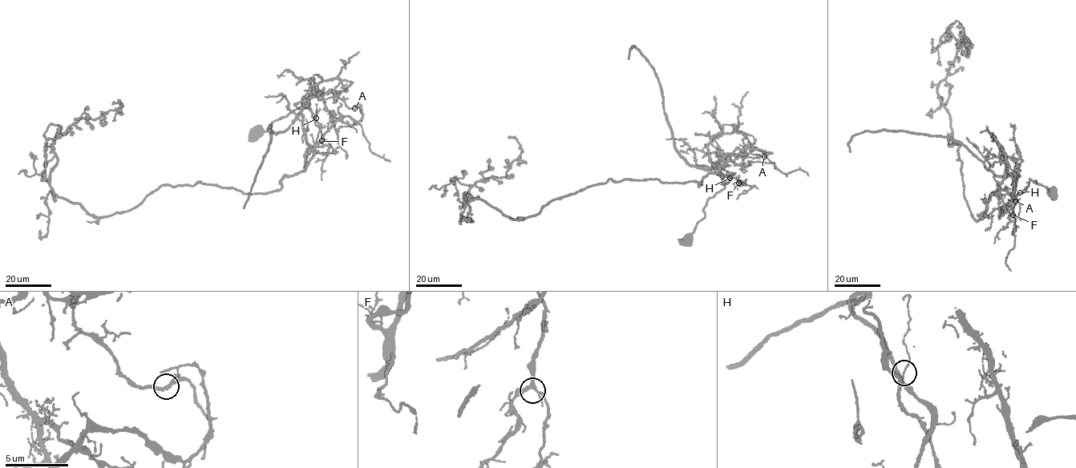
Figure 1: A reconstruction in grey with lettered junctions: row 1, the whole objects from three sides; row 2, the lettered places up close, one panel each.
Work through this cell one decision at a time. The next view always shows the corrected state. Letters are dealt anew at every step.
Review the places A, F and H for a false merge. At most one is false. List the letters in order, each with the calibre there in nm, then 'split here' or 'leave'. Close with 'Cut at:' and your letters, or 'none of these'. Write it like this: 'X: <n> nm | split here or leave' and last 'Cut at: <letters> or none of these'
A: 200 nm | split here
F: 260 nm | leave
H: 220 nm | leave
Cut at: A

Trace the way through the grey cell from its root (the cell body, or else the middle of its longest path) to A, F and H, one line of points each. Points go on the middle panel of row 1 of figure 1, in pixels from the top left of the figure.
A: (689, 240), (705, 216), (708, 199), (734, 173), (720, 174), (726, 154), (752, 146), (771, 152), (764, 156)
F: (689, 240), (734, 173), (719, 169), (738, 147), (742, 163), (724, 158), (716, 167), (738, 183)
H: (689, 240), (696, 225), (705, 216), (703, 210), (708, 199), (723, 189), (721, 183), (730, 178)

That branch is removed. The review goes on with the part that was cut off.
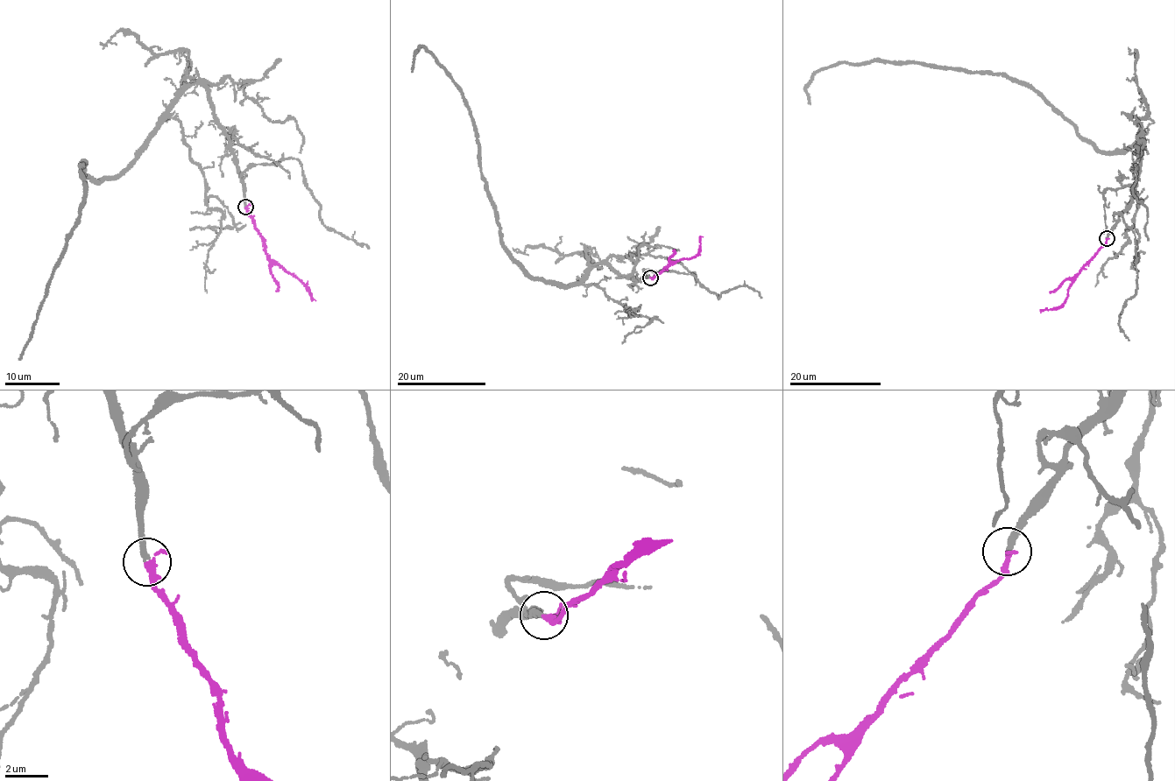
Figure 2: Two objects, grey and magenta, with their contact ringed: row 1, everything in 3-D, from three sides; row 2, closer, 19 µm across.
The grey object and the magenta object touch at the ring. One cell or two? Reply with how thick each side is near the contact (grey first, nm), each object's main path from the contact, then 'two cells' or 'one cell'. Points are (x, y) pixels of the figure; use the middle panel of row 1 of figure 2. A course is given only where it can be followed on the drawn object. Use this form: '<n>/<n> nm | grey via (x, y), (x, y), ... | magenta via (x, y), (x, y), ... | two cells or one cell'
200/240 nm | grey via (649, 277), (605, 263), (567, 286), (527, 273), (501, 242), (460, 87), (427, 48), (418, 46), (412, 72) | magenta via (651, 277), (666, 266), (698, 253), (703, 236) | one cell

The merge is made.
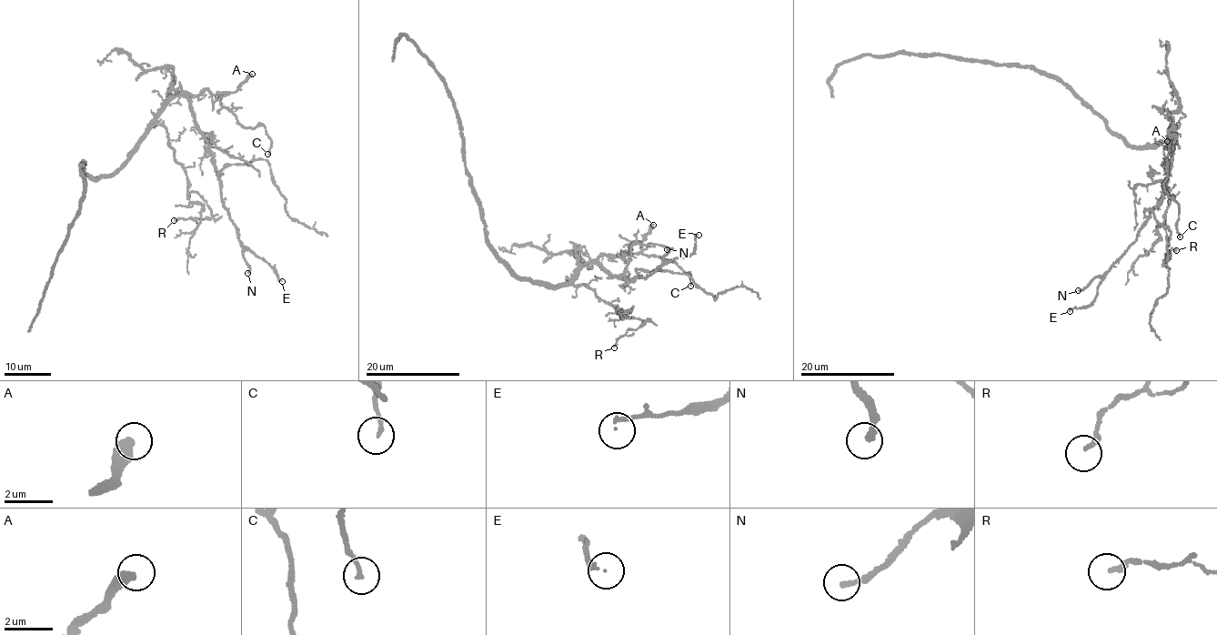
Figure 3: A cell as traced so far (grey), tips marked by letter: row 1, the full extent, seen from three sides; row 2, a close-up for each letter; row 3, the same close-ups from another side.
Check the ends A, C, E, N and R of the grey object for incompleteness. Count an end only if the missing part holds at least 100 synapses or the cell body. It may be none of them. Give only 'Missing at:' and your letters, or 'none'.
Missing at: none

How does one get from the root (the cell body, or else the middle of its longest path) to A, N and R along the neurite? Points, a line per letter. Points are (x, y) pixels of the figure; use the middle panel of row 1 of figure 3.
A: (528, 280), (554, 287), (568, 282), (600, 257), (628, 252), (632, 244), (643, 240), (653, 225)
N: (528, 280), (554, 287), (593, 263), (612, 277), (625, 276), (629, 282), (656, 269), (667, 249)
R: (528, 280), (559, 286), (583, 284), (597, 297), (613, 305), (620, 316), (646, 321), (620, 337), (614, 347)

